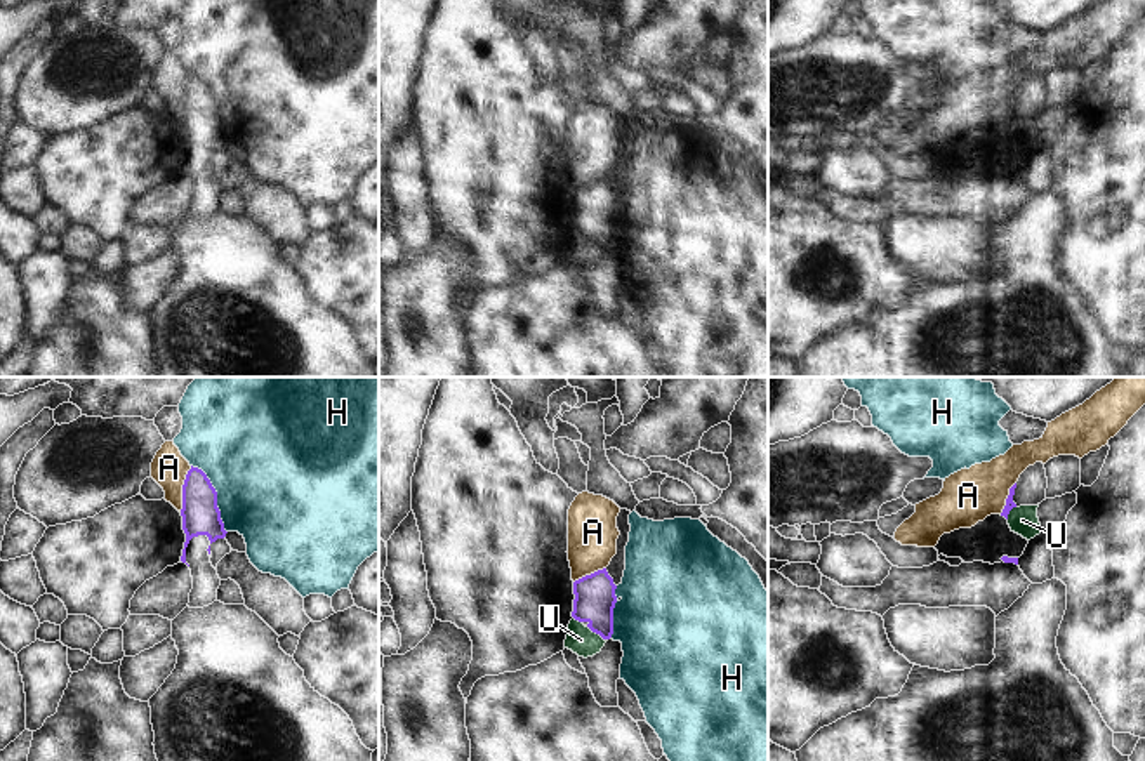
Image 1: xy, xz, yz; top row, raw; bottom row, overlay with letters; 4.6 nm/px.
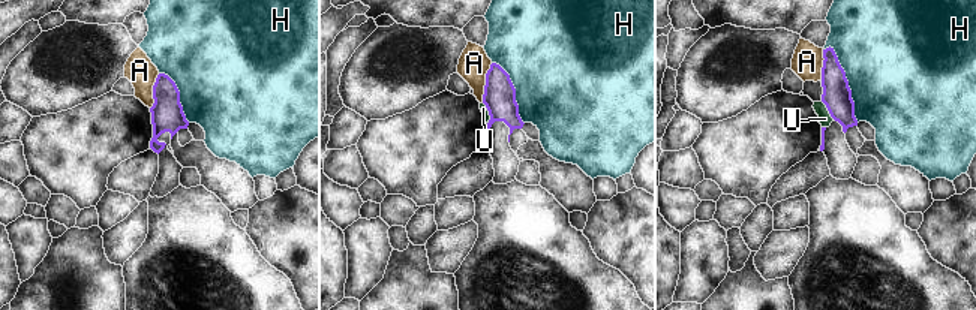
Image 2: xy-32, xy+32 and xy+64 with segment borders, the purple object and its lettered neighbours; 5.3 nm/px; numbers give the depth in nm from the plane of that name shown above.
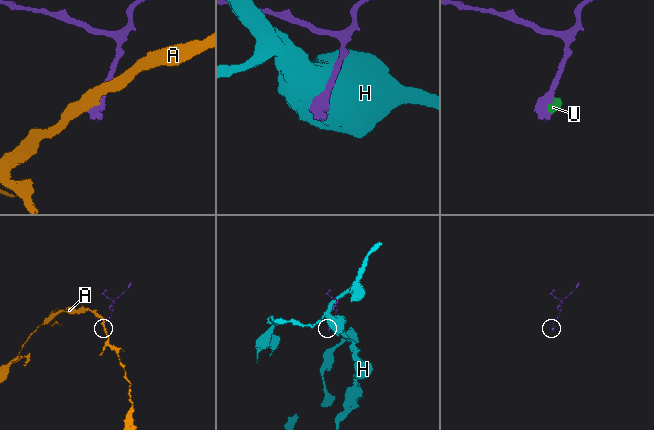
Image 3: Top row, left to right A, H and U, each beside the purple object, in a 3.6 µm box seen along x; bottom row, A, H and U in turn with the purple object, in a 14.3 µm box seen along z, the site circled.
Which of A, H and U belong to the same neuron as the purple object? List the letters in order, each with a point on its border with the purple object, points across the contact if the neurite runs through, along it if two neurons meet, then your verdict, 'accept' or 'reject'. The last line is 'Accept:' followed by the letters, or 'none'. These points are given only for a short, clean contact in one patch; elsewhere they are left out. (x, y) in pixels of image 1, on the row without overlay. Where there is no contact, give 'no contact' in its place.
A: contact xy (183, 99); reject
H: contact xy (216, 108); reject
U: contact xz (596, 244); border xz (588, 237), (603, 251); reject
Accept: none

